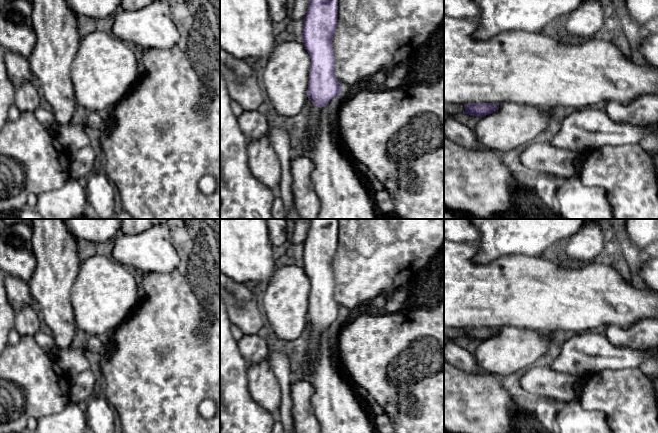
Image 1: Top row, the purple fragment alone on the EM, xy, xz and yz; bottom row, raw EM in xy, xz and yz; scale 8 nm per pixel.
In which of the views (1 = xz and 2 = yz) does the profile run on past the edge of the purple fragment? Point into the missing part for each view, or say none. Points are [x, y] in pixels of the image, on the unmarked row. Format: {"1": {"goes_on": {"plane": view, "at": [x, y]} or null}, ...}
{"1": {"goes_on": null}, "2": {"goes_on": null}}

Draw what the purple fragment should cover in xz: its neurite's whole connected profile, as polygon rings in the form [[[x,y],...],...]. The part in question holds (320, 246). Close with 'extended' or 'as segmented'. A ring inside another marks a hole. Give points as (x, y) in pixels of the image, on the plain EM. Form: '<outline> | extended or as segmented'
[[[309,219],[301,264],[311,282],[307,321],[317,332],[342,317],[334,299],[333,258],[337,242],[338,219]]] | as segmented

